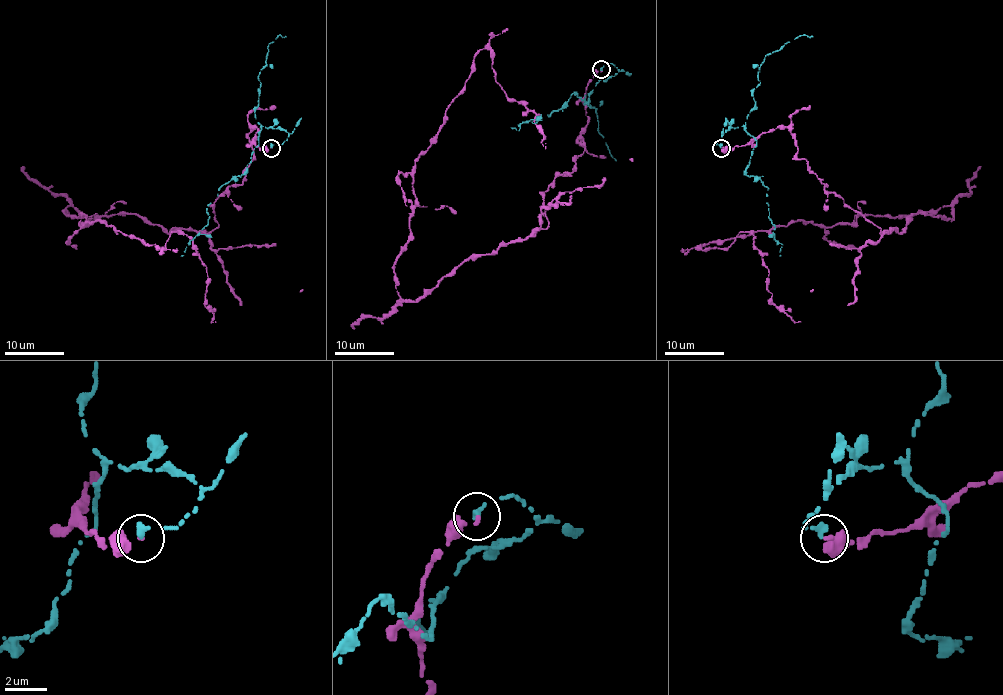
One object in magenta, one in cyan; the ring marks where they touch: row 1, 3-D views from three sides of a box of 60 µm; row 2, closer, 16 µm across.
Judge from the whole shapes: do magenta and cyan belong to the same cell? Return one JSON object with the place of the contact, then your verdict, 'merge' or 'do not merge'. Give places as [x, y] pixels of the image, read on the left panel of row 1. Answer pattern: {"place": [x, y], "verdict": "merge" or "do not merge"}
{"place": [271, 148], "verdict": "do not merge"}

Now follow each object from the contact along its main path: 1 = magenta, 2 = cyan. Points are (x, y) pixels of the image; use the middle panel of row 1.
1: (601, 70), (584, 153), (543, 193), (545, 229), (405, 301), (394, 262), (415, 161), (481, 49), (545, 149)
2: (601, 68), (618, 70), (601, 79), (588, 104), (573, 94), (534, 123), (511, 128)

